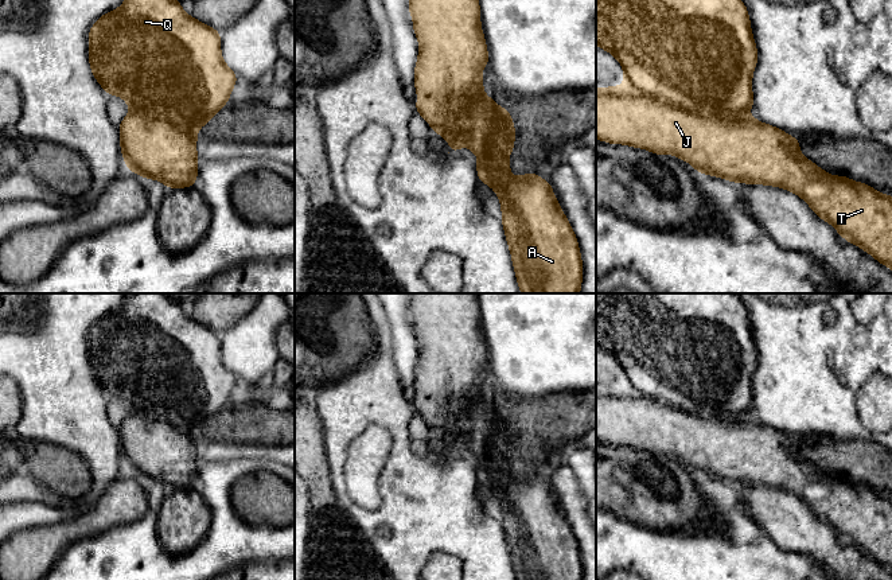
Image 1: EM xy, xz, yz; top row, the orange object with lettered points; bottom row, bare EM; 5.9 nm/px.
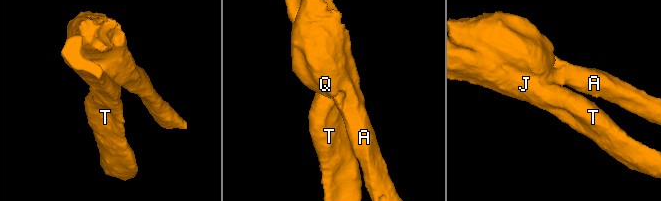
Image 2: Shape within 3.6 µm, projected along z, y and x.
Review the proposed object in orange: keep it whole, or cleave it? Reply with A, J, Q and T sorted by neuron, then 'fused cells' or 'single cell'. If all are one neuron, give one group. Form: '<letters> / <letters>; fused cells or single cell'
A Q / J T; fused cells

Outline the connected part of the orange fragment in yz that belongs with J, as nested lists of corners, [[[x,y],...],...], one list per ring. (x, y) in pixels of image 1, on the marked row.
[[[626,86],[596,89],[596,139],[671,153],[690,163],[698,174],[735,183],[767,184],[799,195],[813,211],[834,226],[842,238],[892,269],[892,196],[848,176],[833,176],[802,156],[796,137],[752,116],[718,120],[700,117],[666,101]]]

